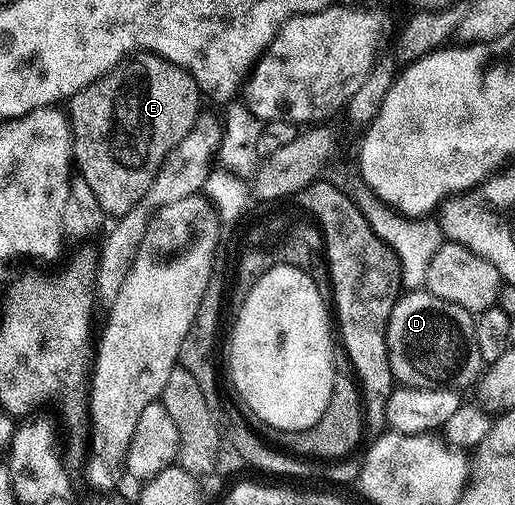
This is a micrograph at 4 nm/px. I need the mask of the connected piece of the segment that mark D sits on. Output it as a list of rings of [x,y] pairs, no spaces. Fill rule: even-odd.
[[[409,290],[397,297],[391,310],[389,324],[385,328],[387,358],[391,362],[393,379],[407,388],[456,388],[476,385],[482,371],[483,361],[479,345],[475,343],[475,316],[463,306],[455,306],[443,298],[424,290]]]

